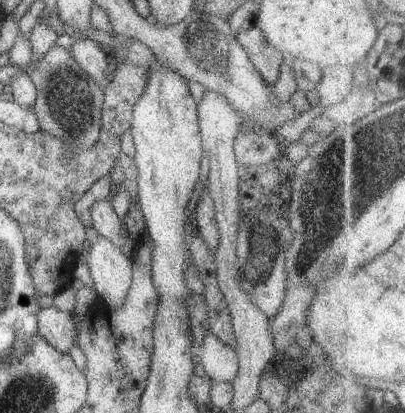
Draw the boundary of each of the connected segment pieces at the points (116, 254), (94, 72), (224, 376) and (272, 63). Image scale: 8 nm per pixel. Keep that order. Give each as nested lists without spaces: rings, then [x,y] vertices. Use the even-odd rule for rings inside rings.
[[[99,237],[88,250],[89,267],[97,298],[109,309],[123,304],[132,280],[132,262],[106,238]]]
[[[87,38],[73,39],[69,50],[75,62],[94,83],[103,90],[107,80],[105,73],[110,67],[108,52],[103,52],[99,44]]]
[[[197,331],[197,340],[197,353],[206,377],[210,380],[232,382],[238,368],[235,351],[206,331],[203,334]]]
[[[255,26],[235,34],[238,45],[250,58],[251,64],[259,73],[261,80],[273,88],[279,74],[279,64],[286,58],[275,50],[264,37],[264,34]]]

